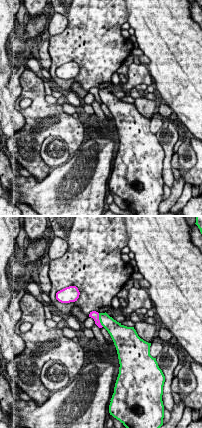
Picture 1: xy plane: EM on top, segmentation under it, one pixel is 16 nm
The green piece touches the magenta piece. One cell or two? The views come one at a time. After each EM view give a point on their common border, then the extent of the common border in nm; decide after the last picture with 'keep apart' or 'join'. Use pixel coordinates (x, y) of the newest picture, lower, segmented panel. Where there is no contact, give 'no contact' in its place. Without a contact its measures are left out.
(99, 319) | 240 nm

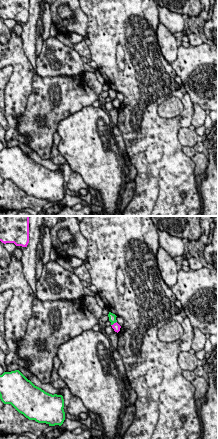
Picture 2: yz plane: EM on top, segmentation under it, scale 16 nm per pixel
(113, 323) | 120 nm

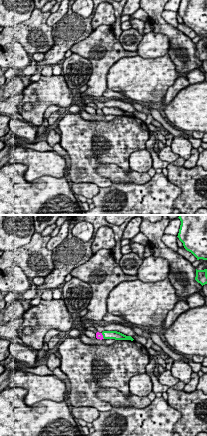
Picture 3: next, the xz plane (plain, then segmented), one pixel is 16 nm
(103, 336) | 110 nm

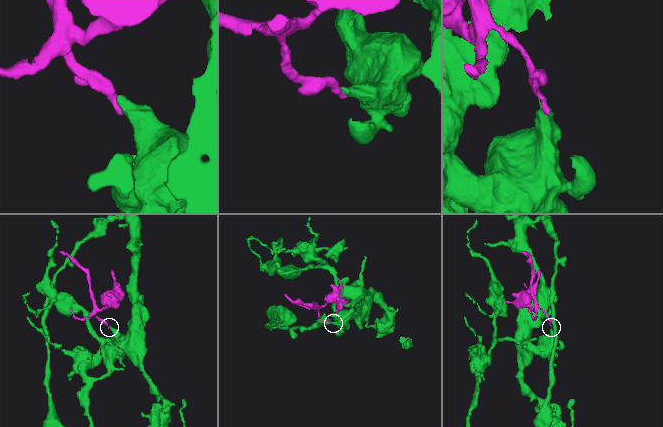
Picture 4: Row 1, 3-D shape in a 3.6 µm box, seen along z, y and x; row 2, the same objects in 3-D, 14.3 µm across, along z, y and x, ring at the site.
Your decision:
keep apart

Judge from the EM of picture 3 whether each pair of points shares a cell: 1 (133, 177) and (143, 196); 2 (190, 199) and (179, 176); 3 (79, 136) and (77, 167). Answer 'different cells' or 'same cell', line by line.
1: different cells
2: same cell
3: same cell

